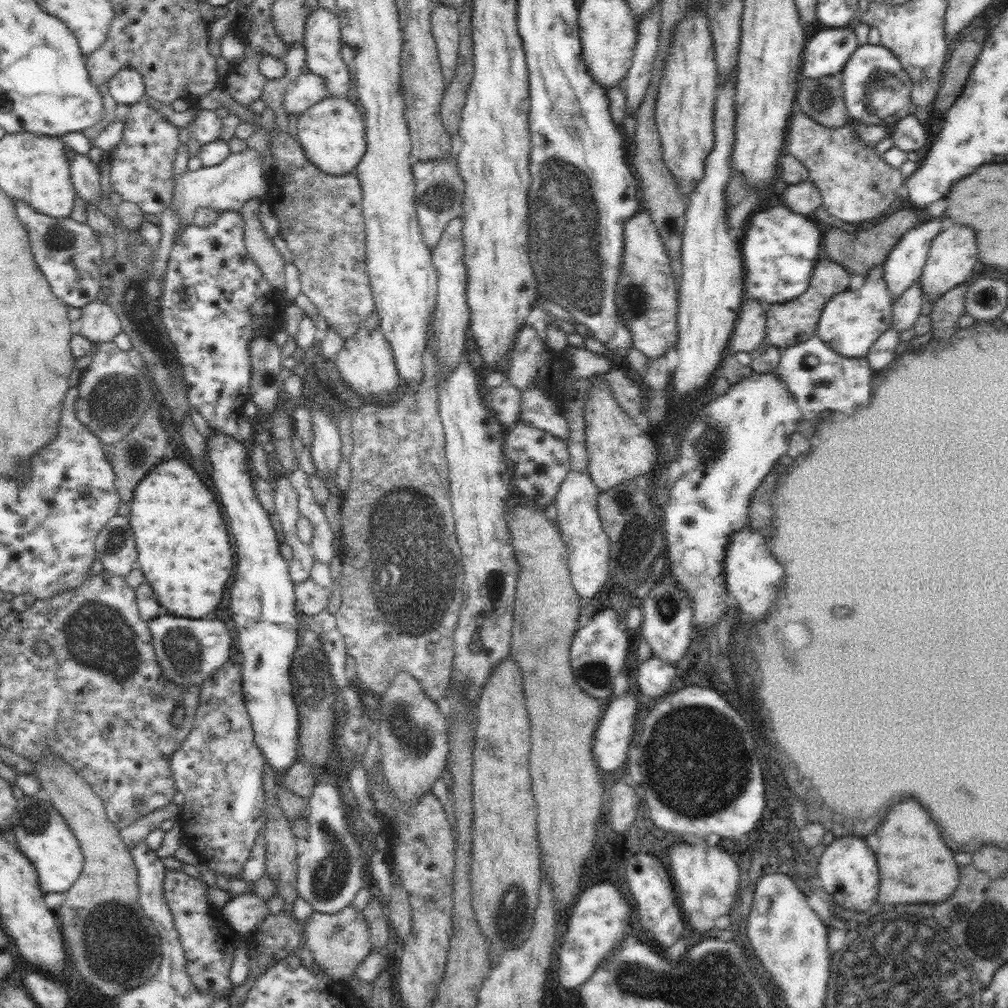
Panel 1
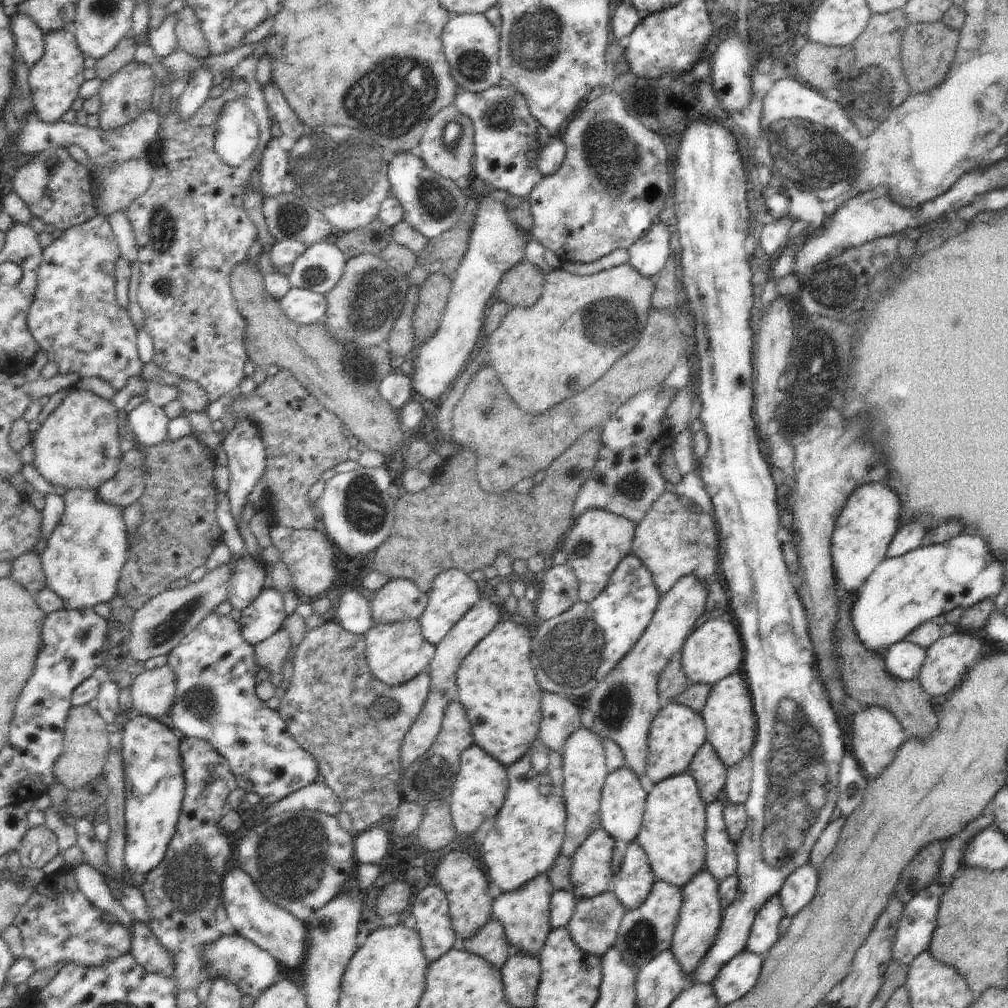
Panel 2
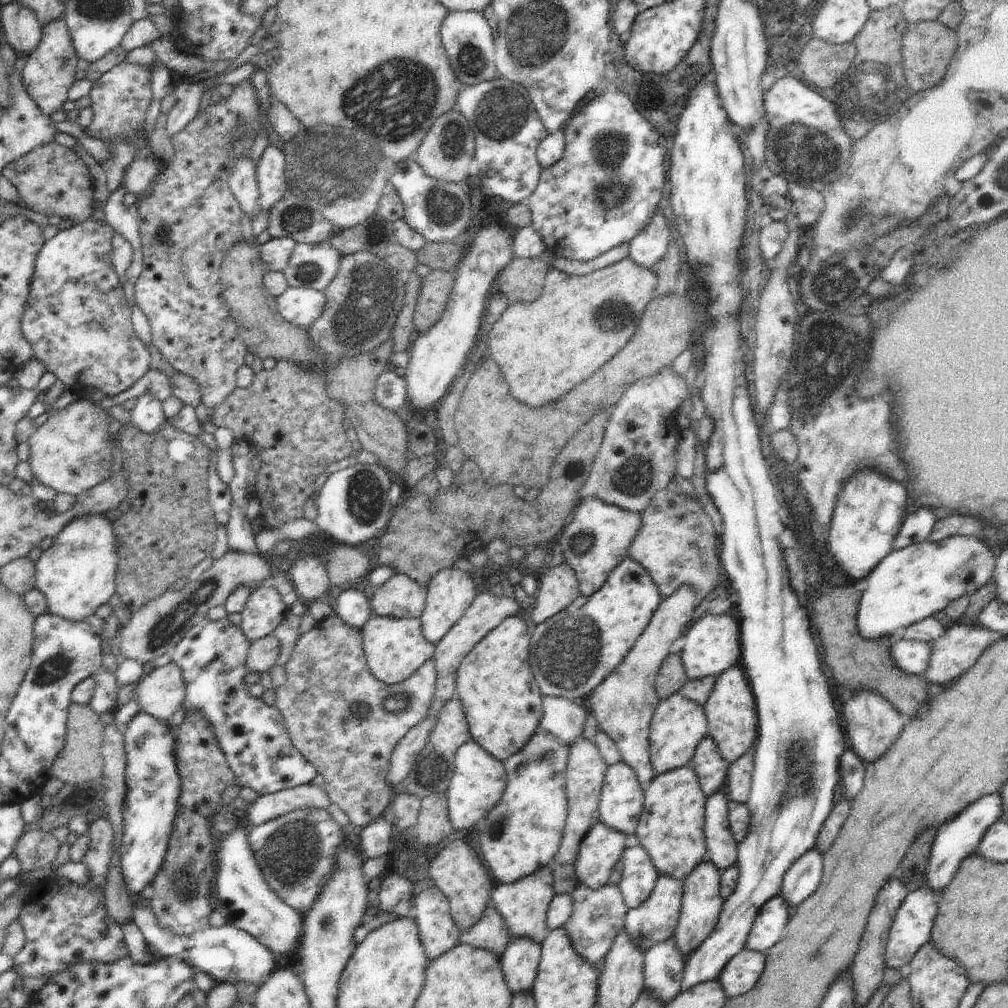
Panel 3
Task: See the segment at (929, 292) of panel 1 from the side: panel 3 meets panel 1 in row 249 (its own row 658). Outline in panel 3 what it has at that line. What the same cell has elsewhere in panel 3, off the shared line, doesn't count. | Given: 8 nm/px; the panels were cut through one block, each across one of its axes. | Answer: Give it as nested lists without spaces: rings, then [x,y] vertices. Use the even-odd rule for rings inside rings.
[[[955,623],[950,628],[945,629],[944,634],[933,642],[930,660],[922,677],[930,682],[936,682],[936,684],[948,684],[950,680],[964,674],[970,666],[974,666],[974,662],[980,658],[980,654],[998,638],[1000,638],[998,632],[992,632],[983,626]]]

